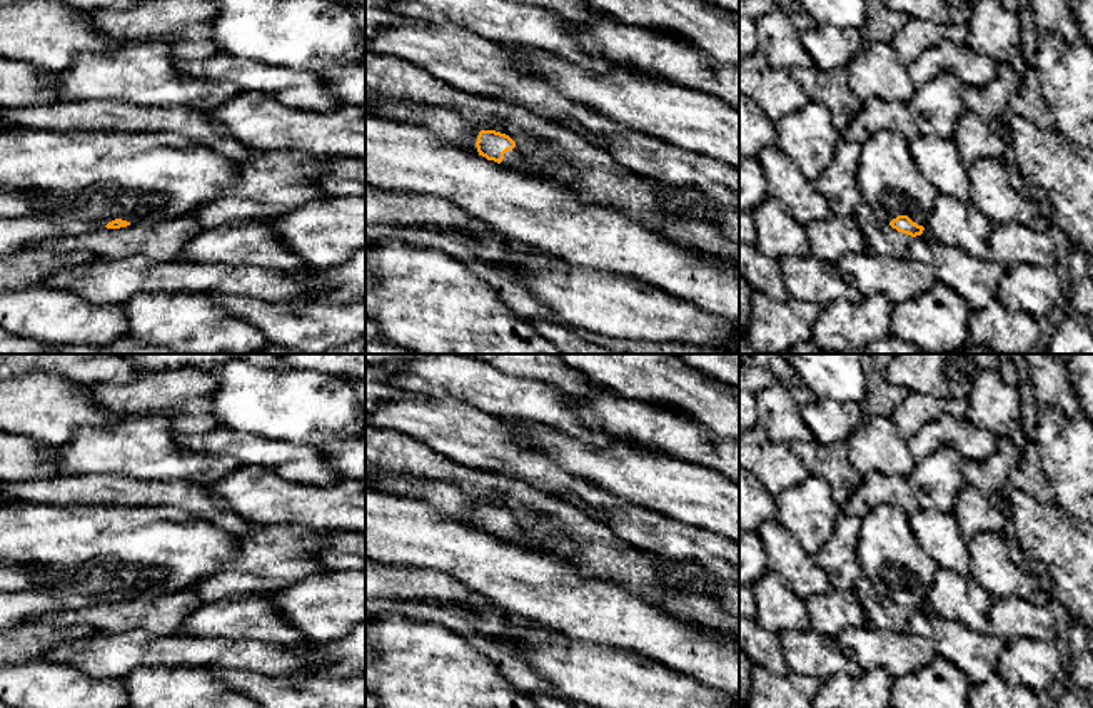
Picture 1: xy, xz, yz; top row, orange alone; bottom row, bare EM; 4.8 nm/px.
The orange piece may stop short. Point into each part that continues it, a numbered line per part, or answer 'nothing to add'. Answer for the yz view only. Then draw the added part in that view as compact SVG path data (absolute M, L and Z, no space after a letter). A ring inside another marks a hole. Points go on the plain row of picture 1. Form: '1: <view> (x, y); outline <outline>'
1: yz (881, 611); outline M864 574L856 581L854 593L864 608L868 626L891 631L908 631L908 621L913 611L878 594Z

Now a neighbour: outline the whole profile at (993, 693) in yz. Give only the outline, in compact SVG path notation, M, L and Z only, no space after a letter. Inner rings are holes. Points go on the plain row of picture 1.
M995 675L971 686L970 708L1040 708L1040 700L1028 686L1010 685Z

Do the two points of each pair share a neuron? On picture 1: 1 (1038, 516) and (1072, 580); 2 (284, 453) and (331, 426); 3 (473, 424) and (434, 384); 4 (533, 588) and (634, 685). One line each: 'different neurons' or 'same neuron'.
1: same neuron
2: different neurons
3: different neurons
4: different neurons

